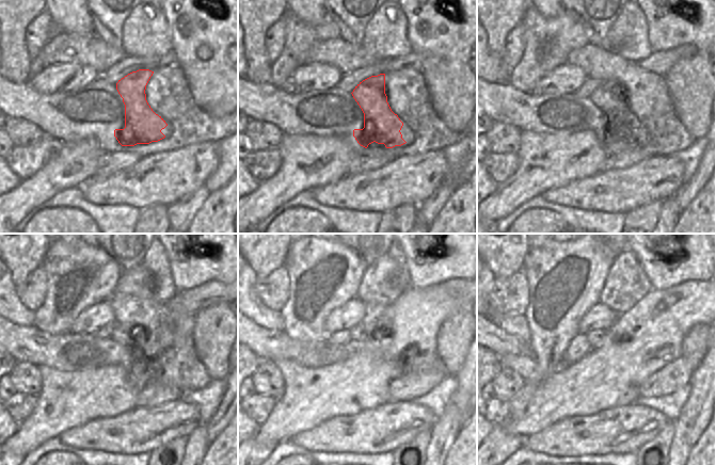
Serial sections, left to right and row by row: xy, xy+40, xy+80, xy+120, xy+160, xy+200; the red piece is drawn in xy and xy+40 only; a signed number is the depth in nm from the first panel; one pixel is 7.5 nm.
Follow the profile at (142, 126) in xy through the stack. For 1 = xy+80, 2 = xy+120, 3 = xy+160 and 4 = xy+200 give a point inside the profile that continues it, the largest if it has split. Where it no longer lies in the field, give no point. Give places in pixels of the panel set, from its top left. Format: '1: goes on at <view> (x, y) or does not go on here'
1: goes on at xy+80 (621, 128)
2: goes on at xy+120 (143, 370)
3: goes on at xy+160 (358, 333)
4: goes on at xy+200 (594, 337)

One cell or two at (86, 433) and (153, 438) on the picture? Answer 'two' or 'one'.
one

